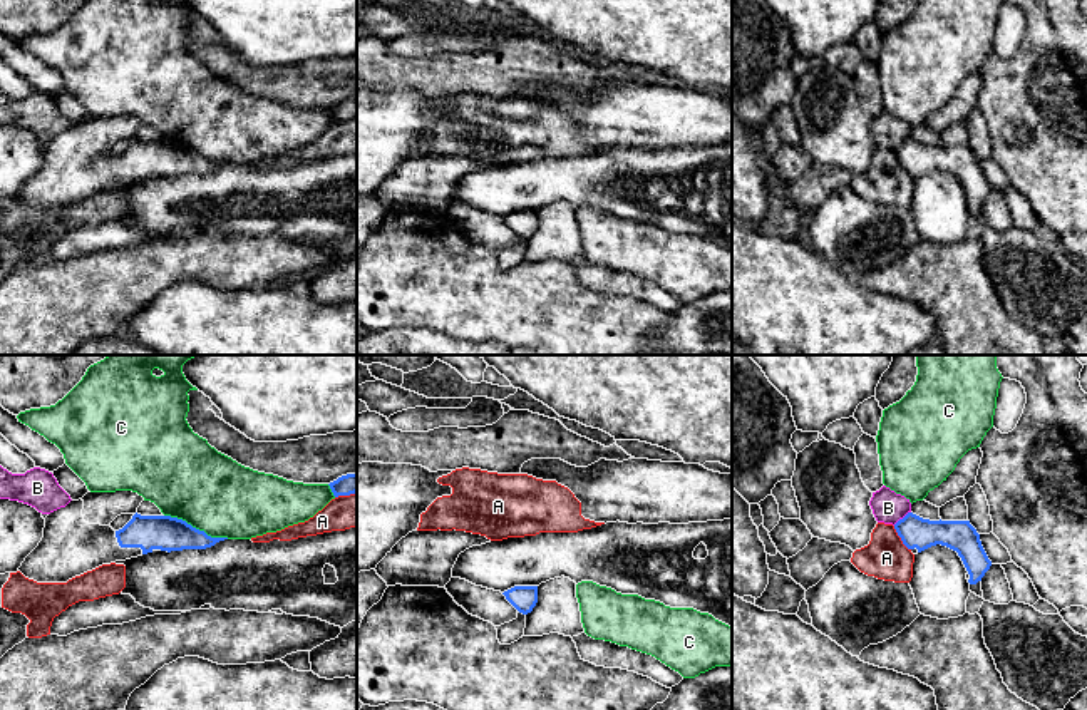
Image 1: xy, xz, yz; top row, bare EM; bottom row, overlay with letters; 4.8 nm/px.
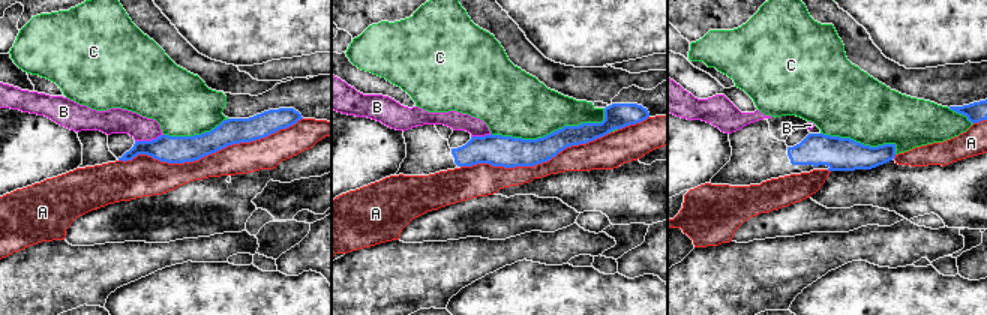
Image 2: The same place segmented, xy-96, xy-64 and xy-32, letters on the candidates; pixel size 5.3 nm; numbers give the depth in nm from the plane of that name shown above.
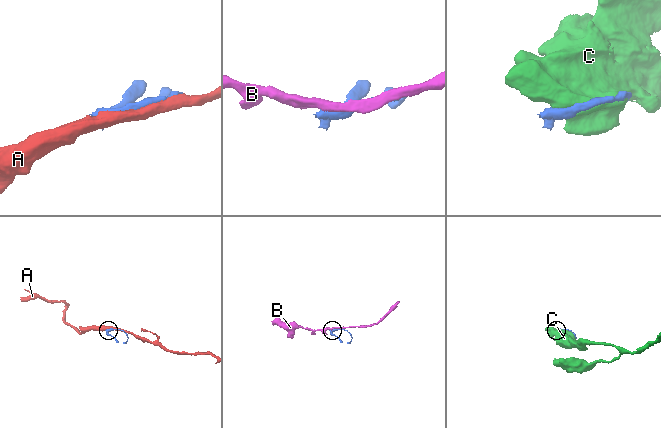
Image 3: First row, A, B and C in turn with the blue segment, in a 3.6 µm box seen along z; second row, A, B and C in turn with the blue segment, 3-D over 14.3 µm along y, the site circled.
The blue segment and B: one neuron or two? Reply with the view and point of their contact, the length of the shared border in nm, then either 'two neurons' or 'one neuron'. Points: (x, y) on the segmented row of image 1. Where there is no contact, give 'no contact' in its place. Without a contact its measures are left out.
contact yz (903, 518); length 110 nm; two neurons

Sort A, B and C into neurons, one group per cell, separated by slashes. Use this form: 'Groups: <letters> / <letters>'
Groups: A / B / C

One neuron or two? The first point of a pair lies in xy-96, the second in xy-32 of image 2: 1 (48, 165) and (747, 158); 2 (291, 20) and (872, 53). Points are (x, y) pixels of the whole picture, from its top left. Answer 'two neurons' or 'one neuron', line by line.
1: two neurons
2: two neurons

